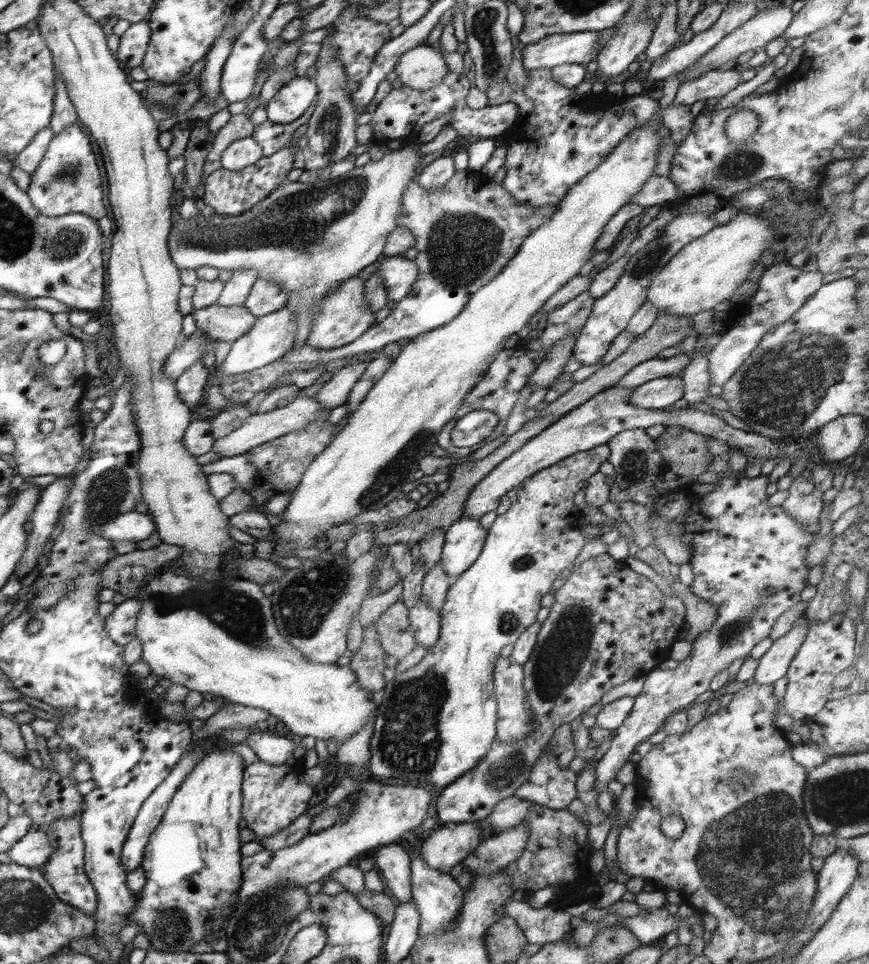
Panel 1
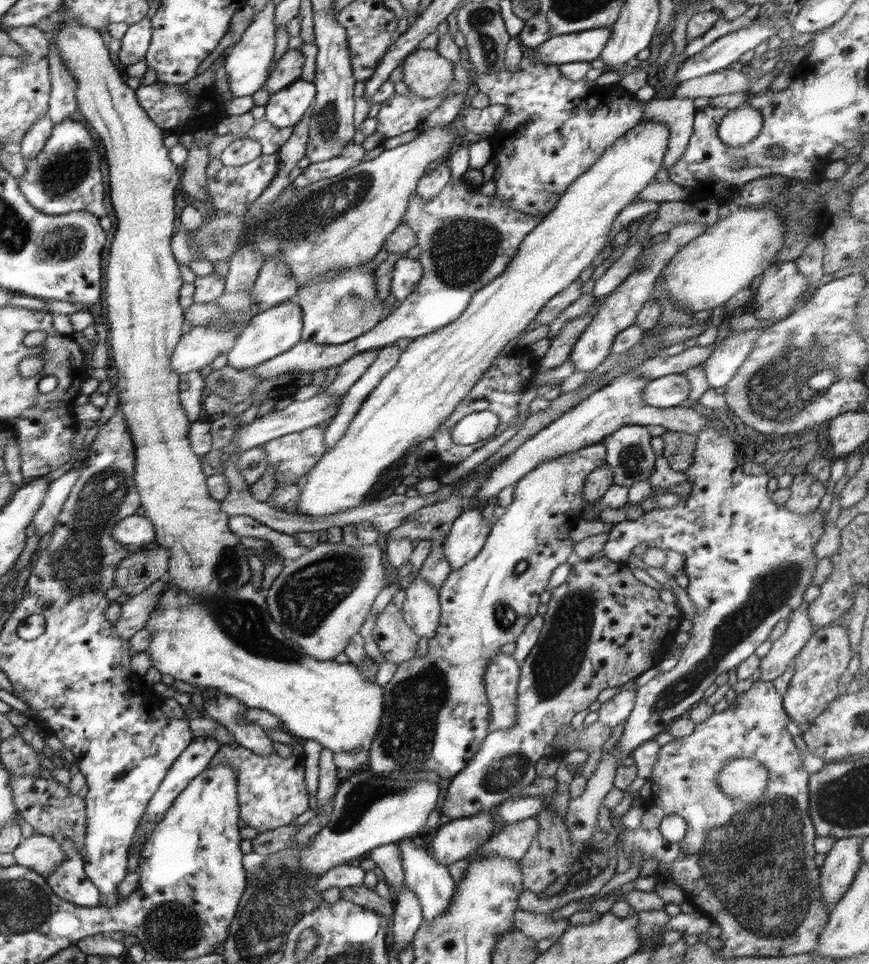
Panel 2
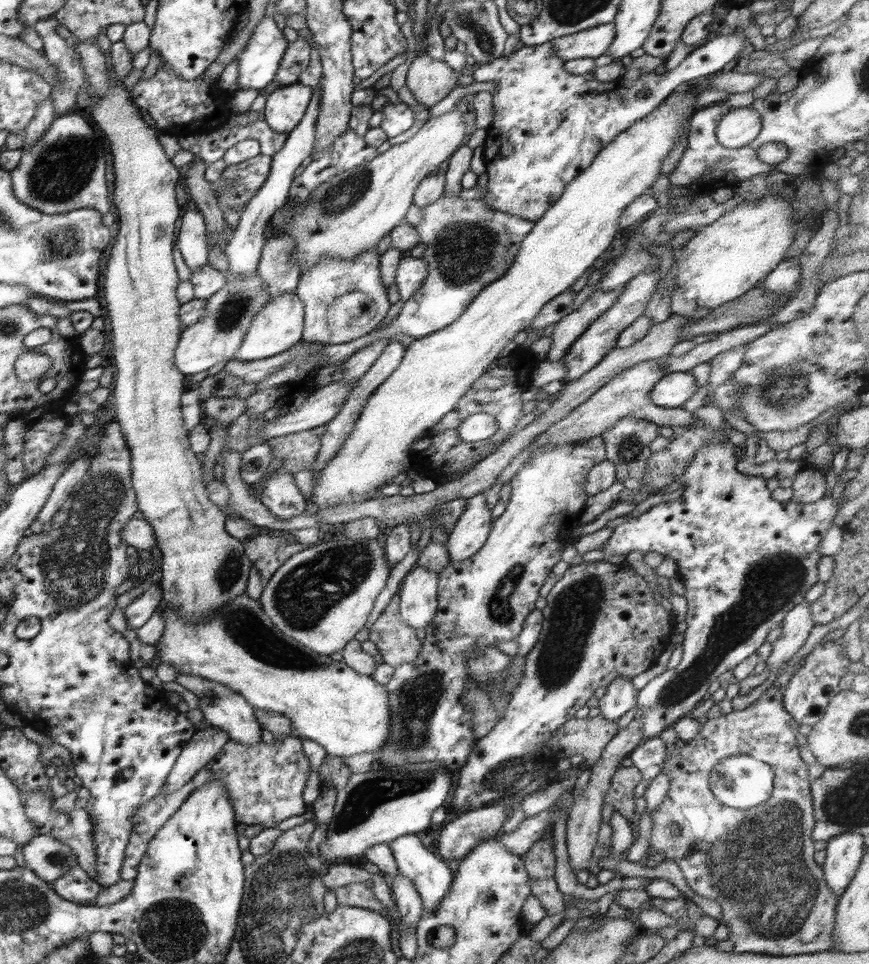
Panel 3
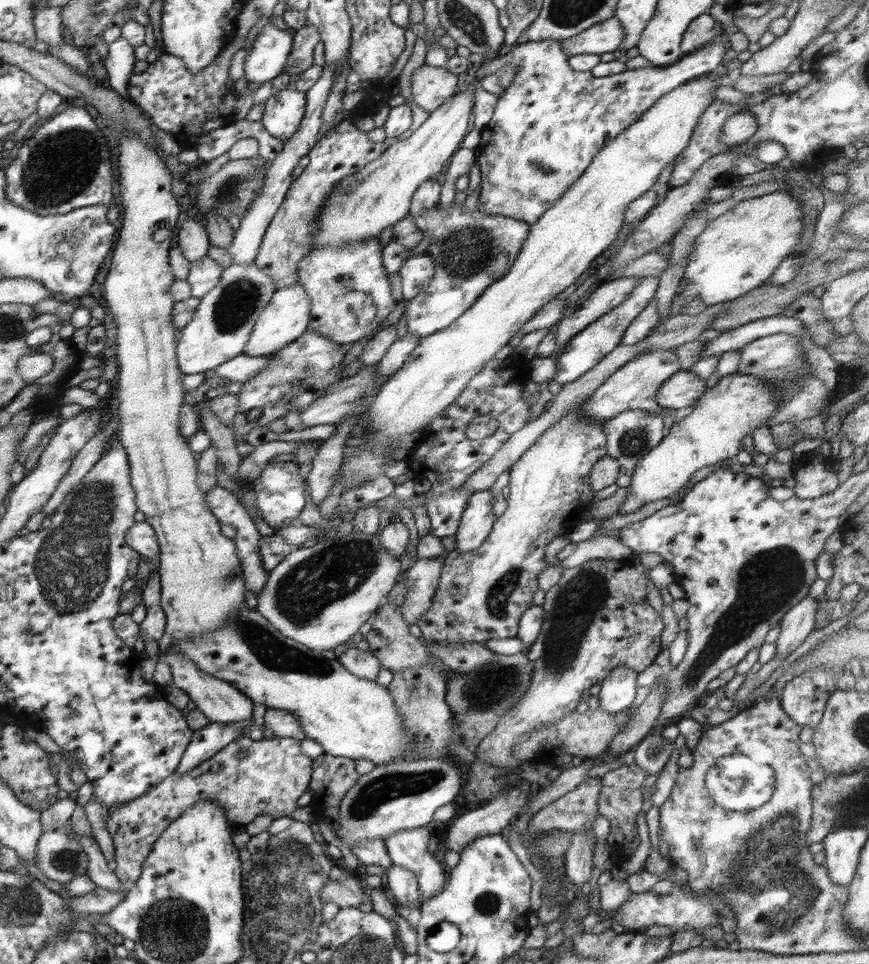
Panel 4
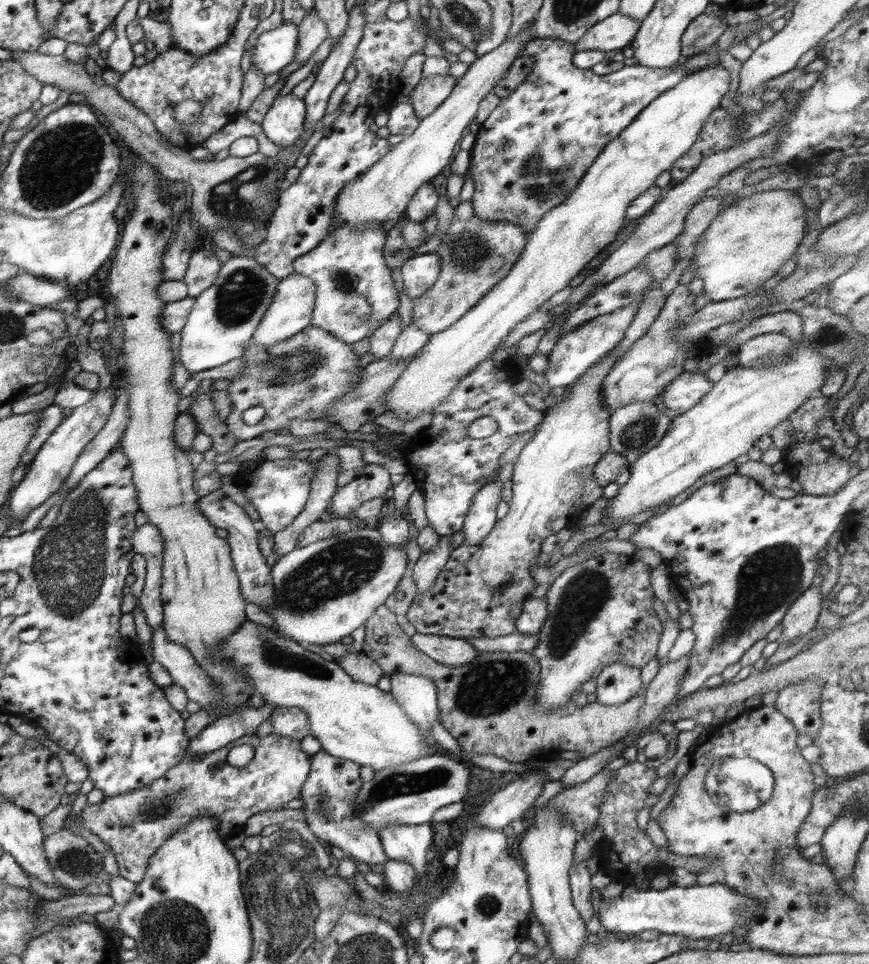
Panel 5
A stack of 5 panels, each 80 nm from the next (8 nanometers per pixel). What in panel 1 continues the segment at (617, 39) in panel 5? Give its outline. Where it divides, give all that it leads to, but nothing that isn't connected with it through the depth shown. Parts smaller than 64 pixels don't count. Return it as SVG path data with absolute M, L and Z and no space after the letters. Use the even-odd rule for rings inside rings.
M581 32L572 34L550 34L546 38L525 45L521 54L523 67L528 70L553 69L561 64L587 65L597 56L597 44L599 44L598 32Z

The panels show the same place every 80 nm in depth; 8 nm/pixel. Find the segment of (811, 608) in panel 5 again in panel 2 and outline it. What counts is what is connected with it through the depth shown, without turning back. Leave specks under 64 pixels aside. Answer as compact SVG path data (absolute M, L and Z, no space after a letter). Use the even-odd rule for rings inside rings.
M804 601L790 614L786 630L773 643L768 653L761 658L759 681L772 682L784 674L792 659L806 646L816 627L808 616L809 602Z

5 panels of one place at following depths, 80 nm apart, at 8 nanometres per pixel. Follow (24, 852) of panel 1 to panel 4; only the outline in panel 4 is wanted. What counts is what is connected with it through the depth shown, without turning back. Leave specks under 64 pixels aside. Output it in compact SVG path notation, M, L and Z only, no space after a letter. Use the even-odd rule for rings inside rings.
M44 830L37 842L35 864L46 878L66 884L79 874L87 874L89 856L72 835Z

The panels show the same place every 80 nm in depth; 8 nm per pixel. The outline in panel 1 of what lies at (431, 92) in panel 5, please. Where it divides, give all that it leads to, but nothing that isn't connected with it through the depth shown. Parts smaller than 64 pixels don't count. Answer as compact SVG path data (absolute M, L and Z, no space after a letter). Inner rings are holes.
M425 44L401 54L393 71L404 85L414 90L430 90L449 73L443 54Z

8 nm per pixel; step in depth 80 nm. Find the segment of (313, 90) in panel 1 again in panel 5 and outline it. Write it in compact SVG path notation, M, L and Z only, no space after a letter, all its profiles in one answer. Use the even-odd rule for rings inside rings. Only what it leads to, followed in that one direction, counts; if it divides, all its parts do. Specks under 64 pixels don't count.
M291 93L276 97L261 127L274 144L284 149L293 146L305 130L305 102Z

